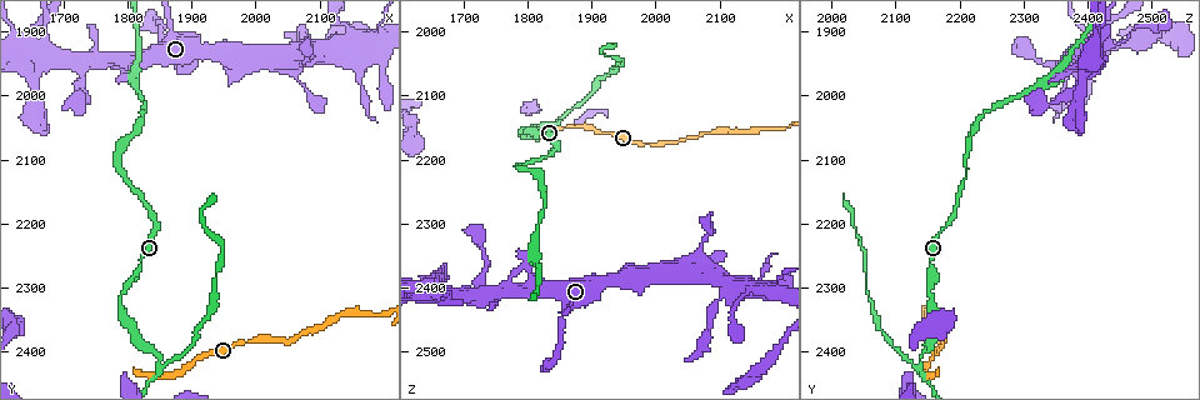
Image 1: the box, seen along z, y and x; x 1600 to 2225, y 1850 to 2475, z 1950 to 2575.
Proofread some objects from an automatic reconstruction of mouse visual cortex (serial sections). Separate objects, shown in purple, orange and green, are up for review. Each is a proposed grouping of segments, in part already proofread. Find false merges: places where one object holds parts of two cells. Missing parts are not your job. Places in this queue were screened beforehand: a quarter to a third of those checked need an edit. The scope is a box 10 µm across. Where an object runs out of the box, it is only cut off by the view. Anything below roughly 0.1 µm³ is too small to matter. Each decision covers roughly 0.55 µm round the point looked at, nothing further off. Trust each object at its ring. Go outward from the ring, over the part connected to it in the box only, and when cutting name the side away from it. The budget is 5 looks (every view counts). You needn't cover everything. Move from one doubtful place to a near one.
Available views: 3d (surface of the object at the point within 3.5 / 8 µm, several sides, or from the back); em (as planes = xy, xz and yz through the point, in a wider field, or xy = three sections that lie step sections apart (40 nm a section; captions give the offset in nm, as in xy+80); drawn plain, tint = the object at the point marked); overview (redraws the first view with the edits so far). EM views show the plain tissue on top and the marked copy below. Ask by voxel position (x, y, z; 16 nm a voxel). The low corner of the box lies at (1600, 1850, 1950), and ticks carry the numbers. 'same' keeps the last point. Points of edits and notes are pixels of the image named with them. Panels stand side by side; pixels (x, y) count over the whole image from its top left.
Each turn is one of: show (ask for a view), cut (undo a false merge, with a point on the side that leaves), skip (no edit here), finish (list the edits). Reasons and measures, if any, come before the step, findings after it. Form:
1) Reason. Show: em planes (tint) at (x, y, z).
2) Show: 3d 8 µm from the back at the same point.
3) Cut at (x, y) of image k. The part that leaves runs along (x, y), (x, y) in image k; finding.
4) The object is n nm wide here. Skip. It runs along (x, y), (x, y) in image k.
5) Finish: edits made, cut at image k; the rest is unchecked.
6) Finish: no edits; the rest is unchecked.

Show: 3d 3.5 µm at (2115, 1930, 2395).

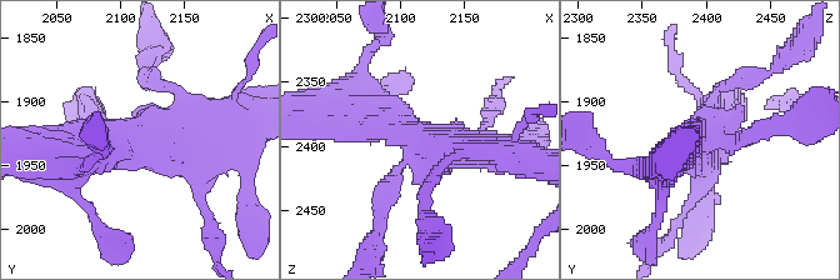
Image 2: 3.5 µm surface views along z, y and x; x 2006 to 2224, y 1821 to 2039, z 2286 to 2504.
Now the EM. Show: em xy step 5 (tint) at (2114, 1930, 2394).

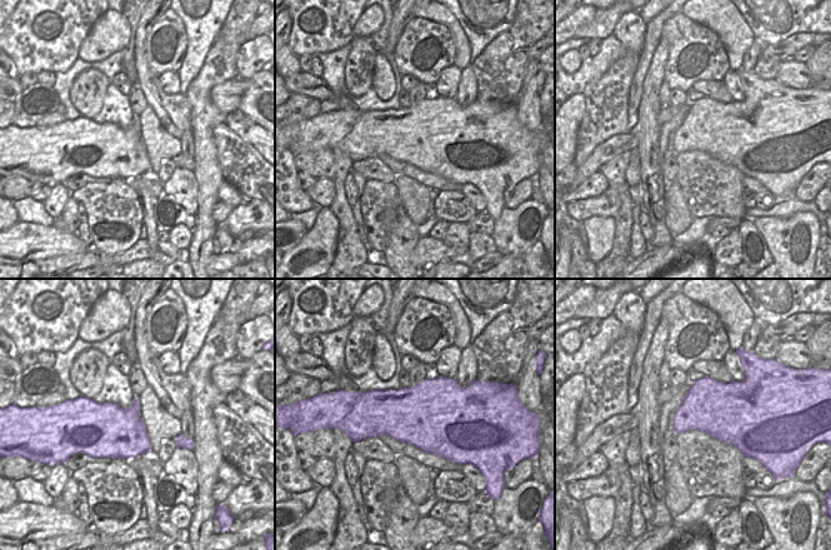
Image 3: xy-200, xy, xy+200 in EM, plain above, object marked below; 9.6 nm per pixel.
Skip. It runs along (346, 113), (426, 148), (491, 150) in image 2; all the same cell.

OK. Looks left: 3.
Sharp bend. Show: 3d 8 µm at (1850, 2430, 2140).

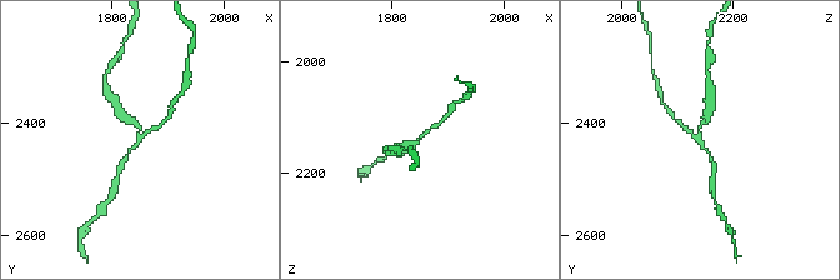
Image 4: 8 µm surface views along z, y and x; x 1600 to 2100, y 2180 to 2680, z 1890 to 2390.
Now the EM. Show: em planes (tint) at the same point.

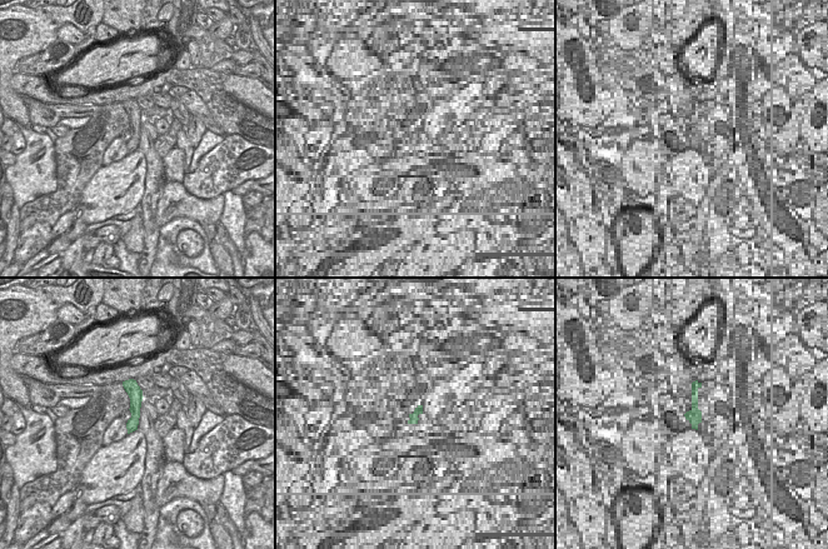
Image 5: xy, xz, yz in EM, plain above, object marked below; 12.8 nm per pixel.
Cut at (154, 128) of image 4. A border runs along (131, 417), (138, 419) in image 5; two cells meet here.

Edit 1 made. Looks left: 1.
Finish: edits made, cut at image 4; the rest is unchecked.

